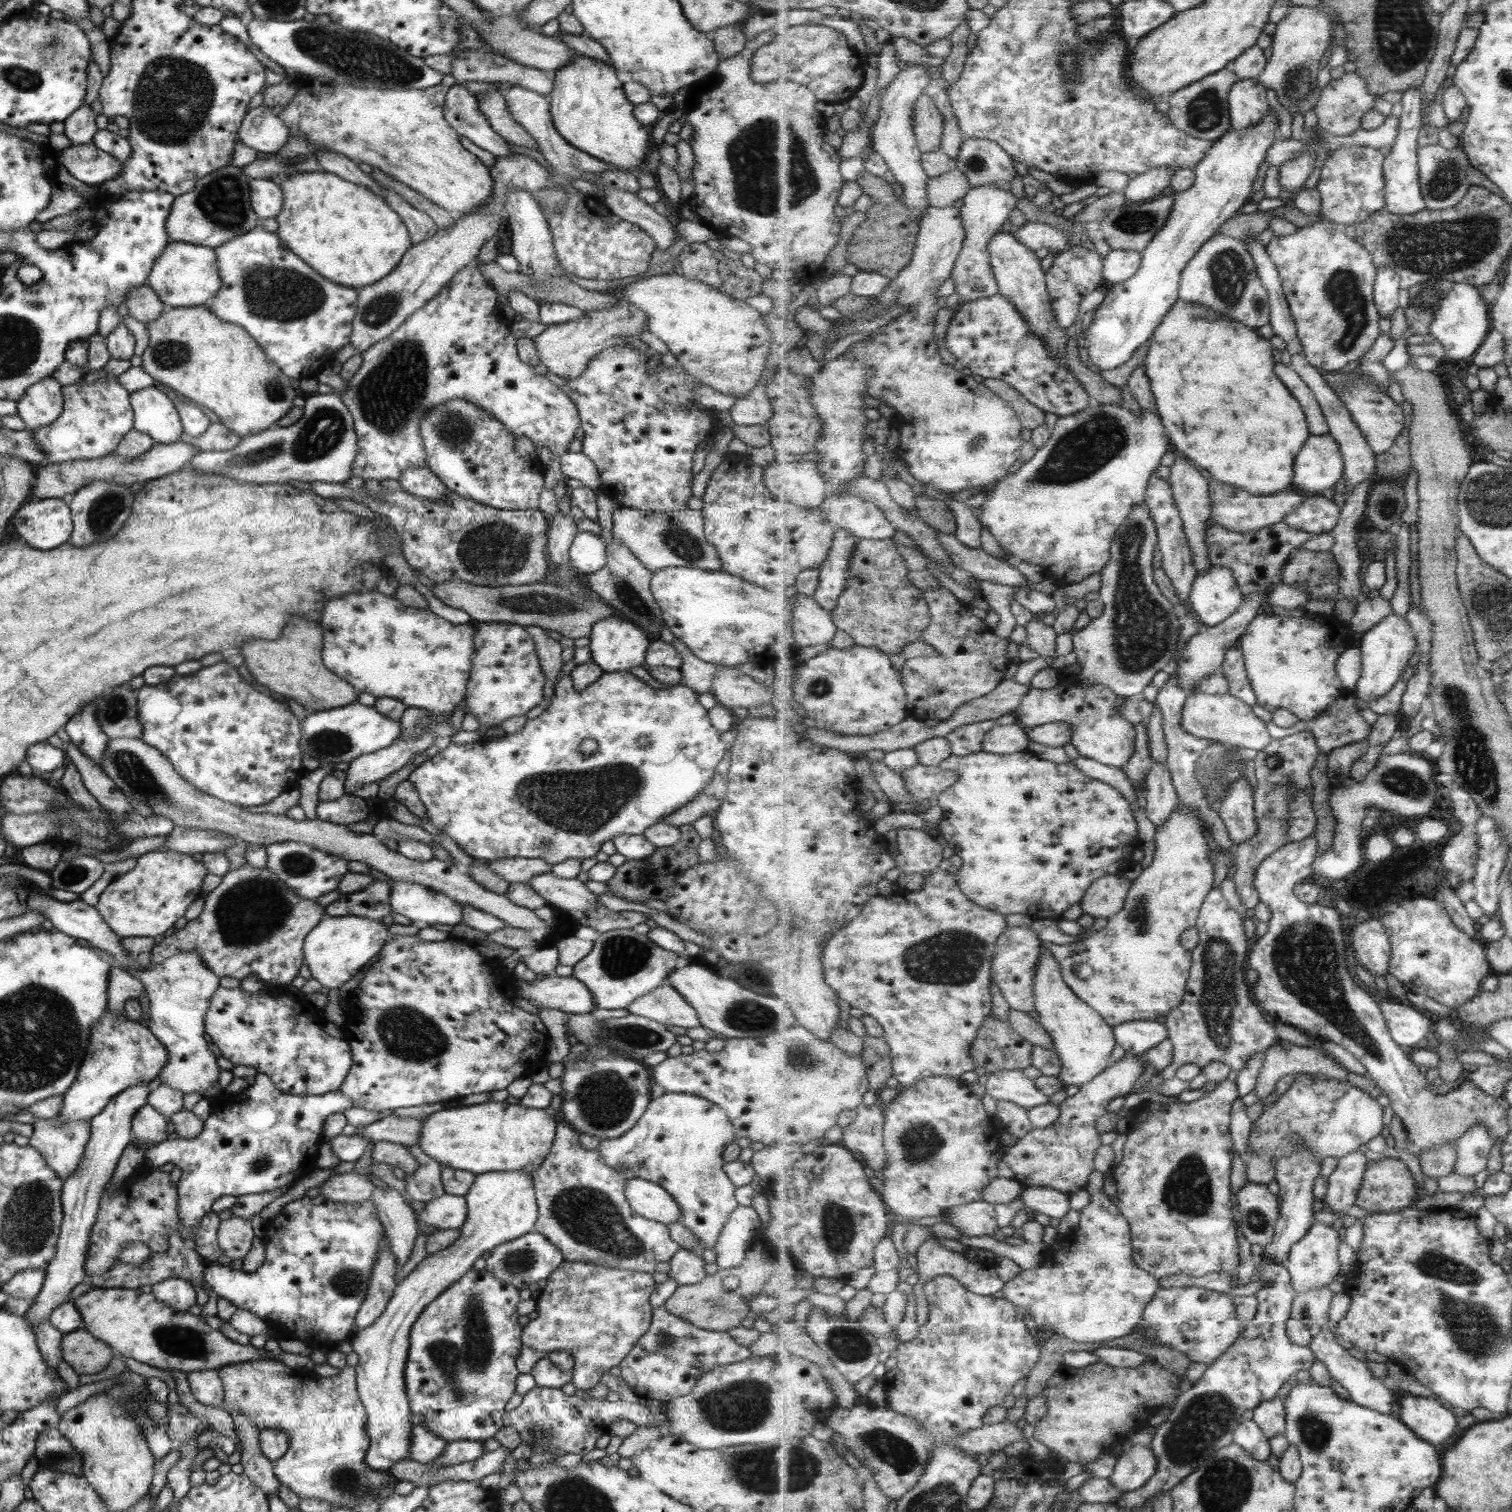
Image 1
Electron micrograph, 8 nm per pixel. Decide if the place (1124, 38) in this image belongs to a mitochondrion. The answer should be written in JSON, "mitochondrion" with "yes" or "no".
{"mitochondrion":"no"}

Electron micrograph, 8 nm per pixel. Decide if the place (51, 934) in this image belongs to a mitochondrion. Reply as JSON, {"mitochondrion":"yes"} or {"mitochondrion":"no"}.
{"mitochondrion":"no"}

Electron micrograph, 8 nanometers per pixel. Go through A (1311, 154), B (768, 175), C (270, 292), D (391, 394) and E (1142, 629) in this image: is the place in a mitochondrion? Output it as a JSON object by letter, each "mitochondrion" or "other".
{"A":"other","B":"mitochondrion","C":"mitochondrion","D":"mitochondrion","E":"mitochondrion"}

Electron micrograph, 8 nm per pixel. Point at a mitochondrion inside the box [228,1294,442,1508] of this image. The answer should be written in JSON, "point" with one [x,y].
{"point":[345,1479]}

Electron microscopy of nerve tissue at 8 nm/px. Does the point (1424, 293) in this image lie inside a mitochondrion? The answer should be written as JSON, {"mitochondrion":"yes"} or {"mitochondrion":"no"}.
{"mitochondrion":"yes"}

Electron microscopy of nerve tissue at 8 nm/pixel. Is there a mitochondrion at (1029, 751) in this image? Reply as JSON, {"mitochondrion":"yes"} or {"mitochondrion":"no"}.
{"mitochondrion":"no"}

